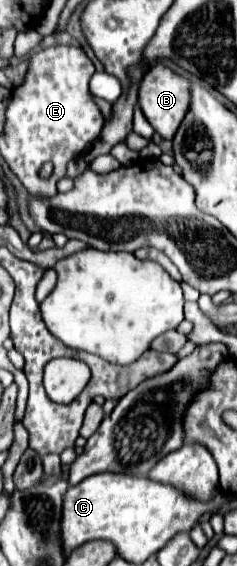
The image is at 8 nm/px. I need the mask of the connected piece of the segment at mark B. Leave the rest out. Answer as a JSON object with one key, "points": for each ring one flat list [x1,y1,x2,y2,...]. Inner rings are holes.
{"points":[[155,64,149,68,149,72,143,76,139,86,139,106,149,120,149,124,155,128,157,134,165,140,173,140,179,124,183,122,183,116,187,114,187,104,191,104,191,90,189,80,173,72,171,68,163,64]]}

